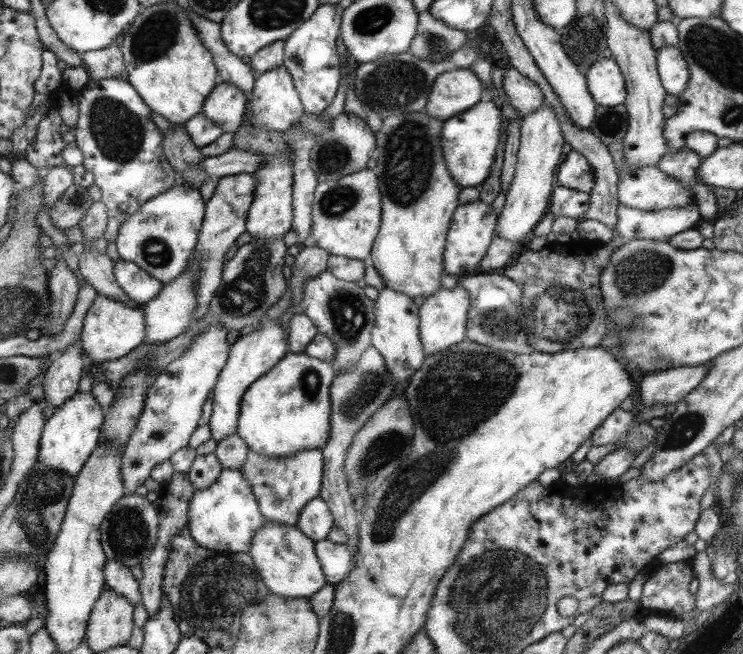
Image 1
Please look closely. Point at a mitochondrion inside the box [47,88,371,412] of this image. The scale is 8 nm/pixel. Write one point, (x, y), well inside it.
(117, 130)

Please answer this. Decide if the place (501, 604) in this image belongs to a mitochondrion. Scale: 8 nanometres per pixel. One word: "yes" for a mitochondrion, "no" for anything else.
yes

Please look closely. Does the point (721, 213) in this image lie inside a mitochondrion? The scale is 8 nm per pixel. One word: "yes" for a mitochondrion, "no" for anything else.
no

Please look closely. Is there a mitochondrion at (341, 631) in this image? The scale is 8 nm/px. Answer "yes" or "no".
yes

